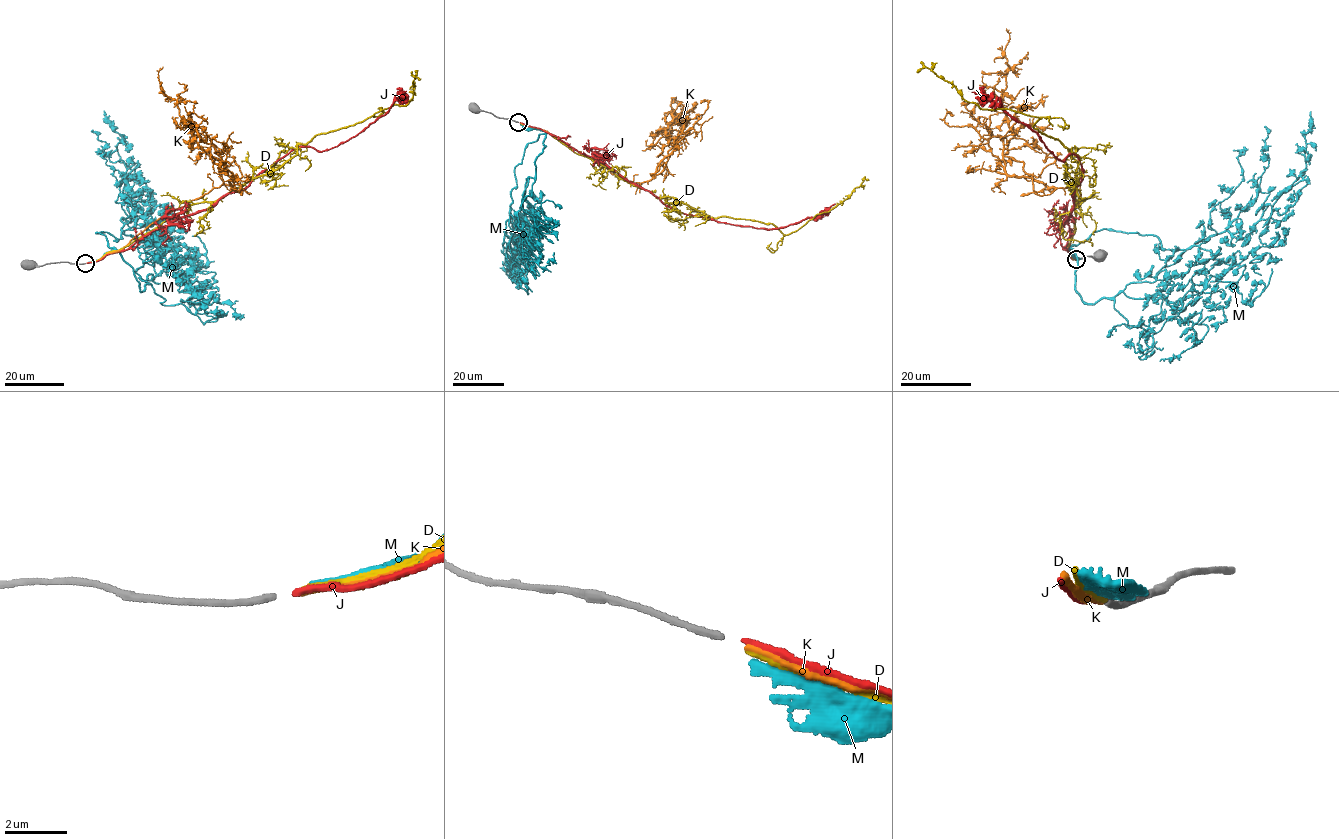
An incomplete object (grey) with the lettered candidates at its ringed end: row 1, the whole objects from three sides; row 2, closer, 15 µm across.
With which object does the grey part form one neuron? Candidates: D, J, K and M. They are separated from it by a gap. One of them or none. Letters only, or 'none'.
J

